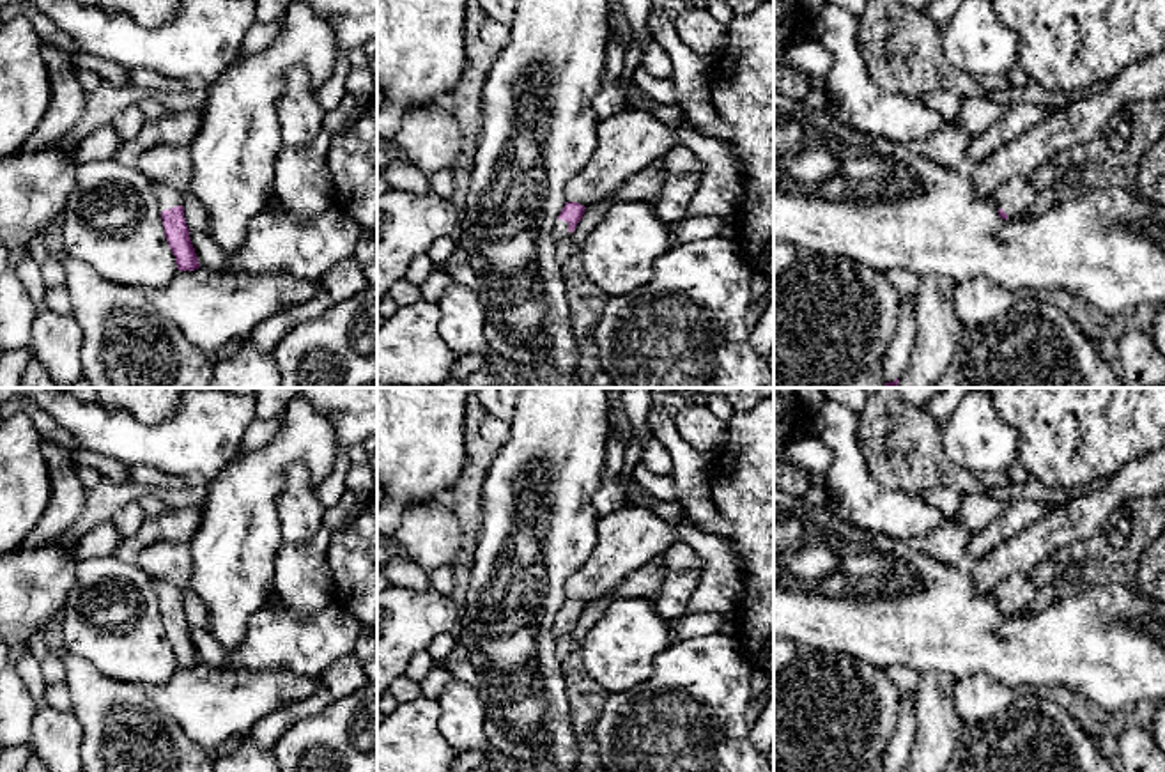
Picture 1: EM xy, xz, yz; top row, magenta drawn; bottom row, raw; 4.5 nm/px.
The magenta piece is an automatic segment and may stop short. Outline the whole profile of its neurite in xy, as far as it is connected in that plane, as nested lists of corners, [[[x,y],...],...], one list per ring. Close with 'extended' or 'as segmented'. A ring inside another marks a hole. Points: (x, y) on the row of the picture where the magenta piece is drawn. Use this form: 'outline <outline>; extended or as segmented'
outline [[[152,182],[159,204],[165,237],[175,257],[179,271],[195,271],[200,267],[195,248],[189,239],[189,228],[184,218],[182,195],[166,184]]]; extended

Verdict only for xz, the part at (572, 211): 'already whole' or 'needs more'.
needs more

